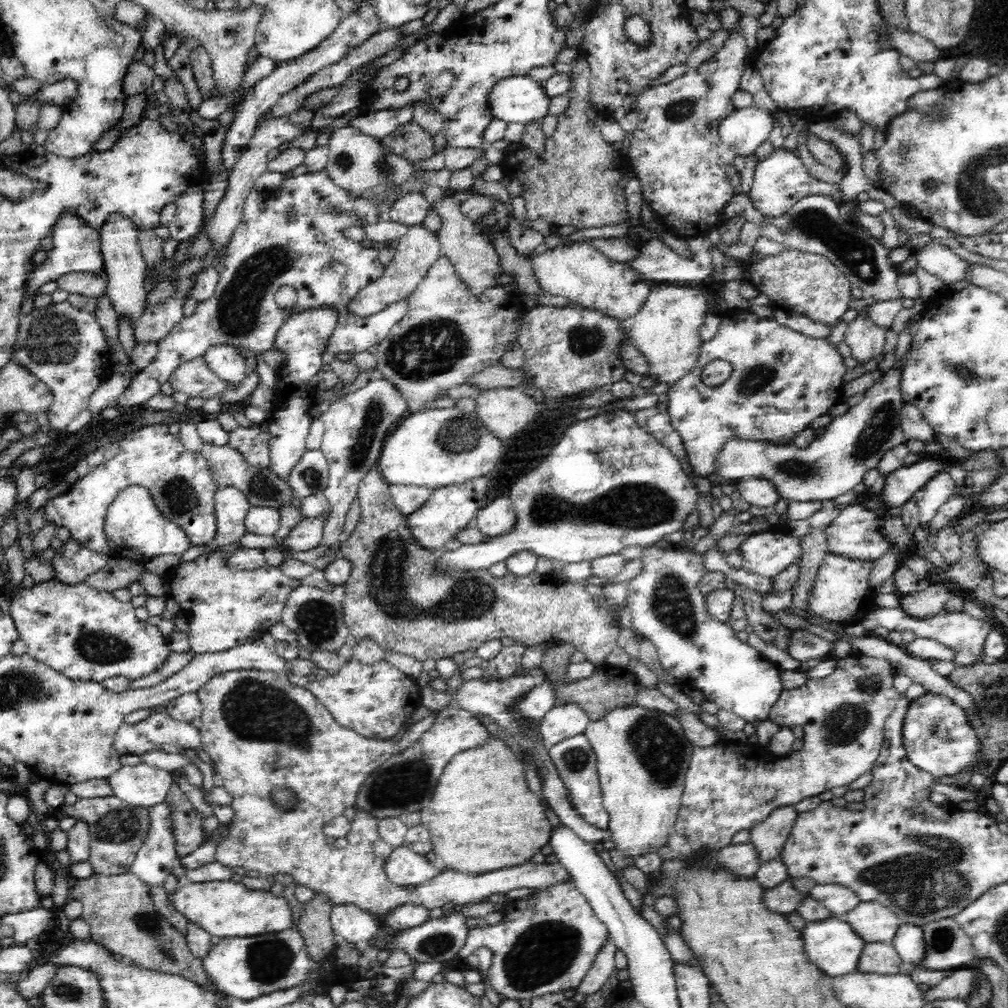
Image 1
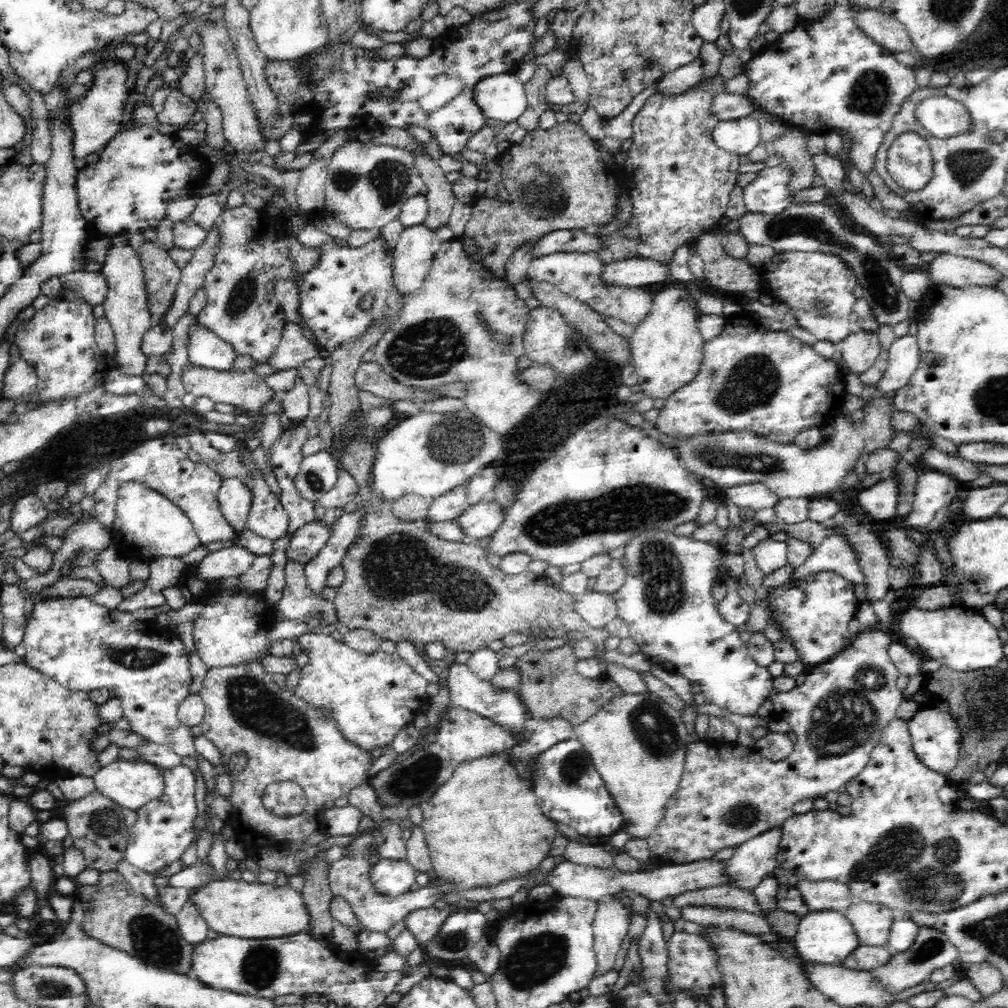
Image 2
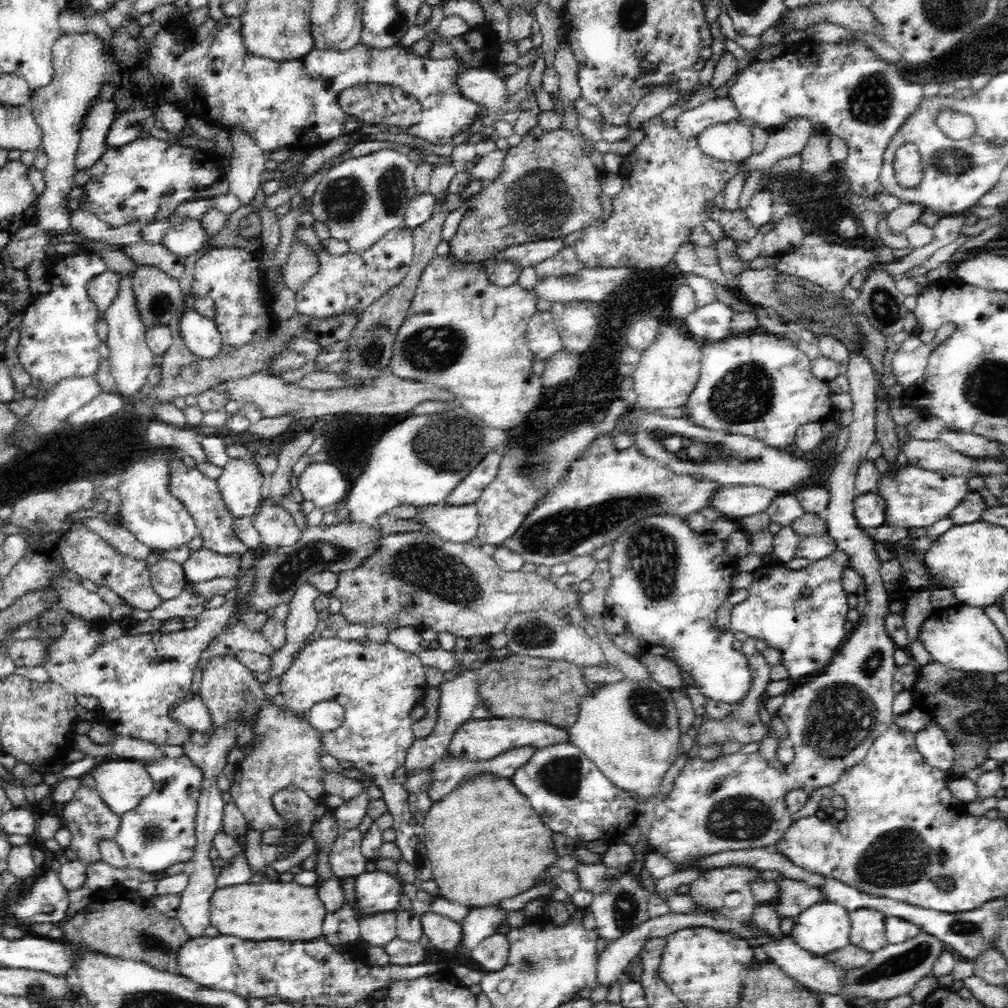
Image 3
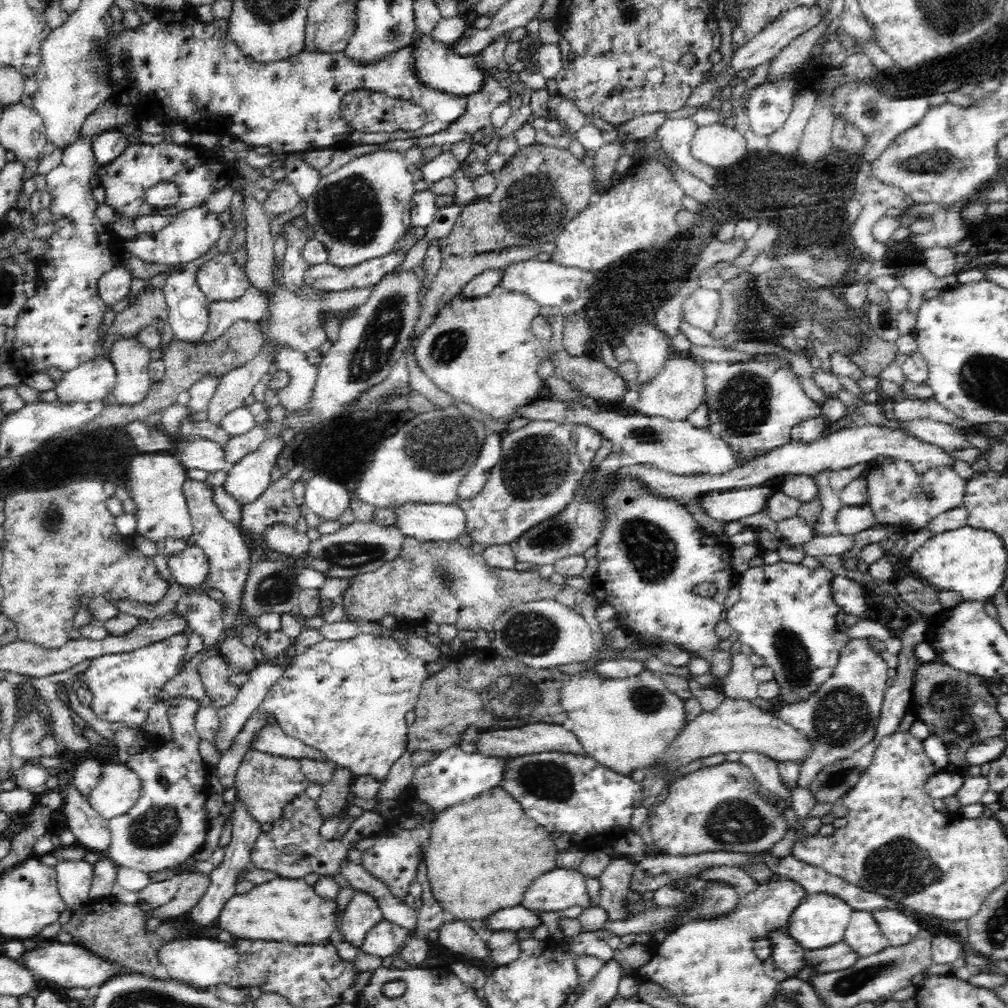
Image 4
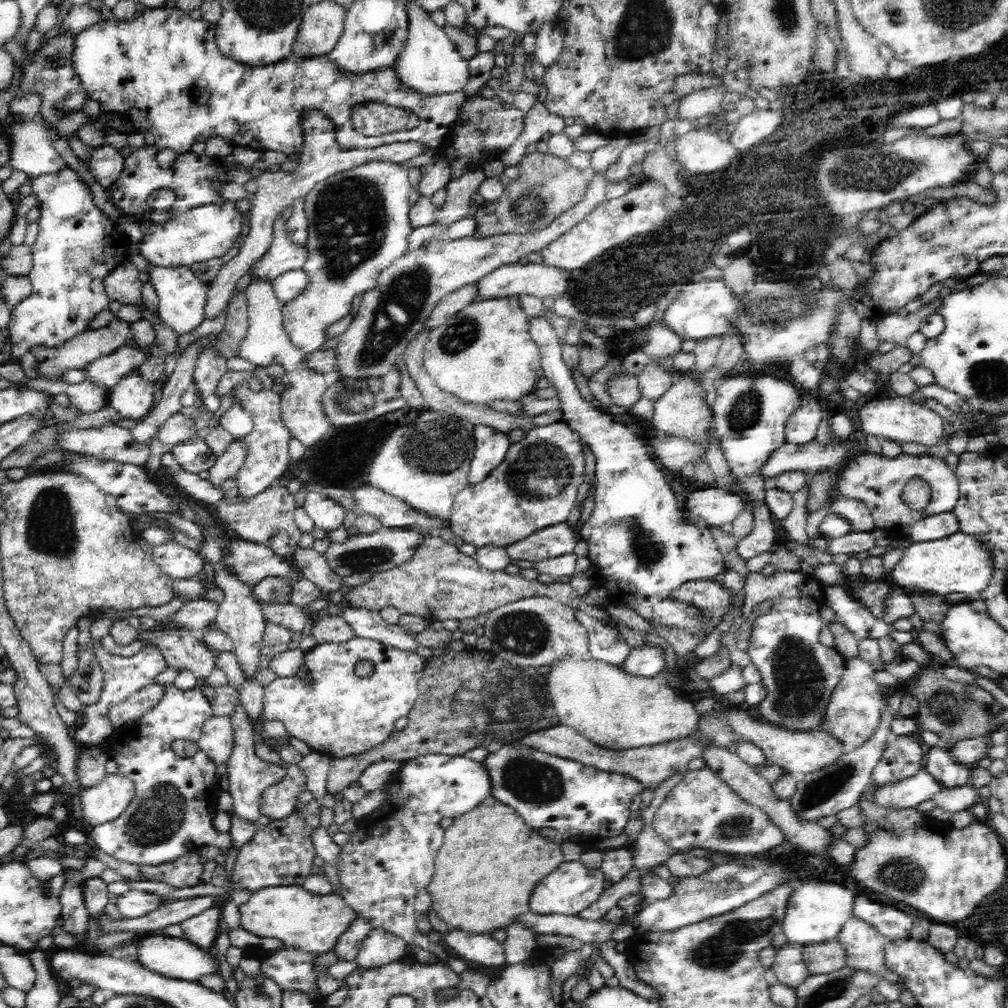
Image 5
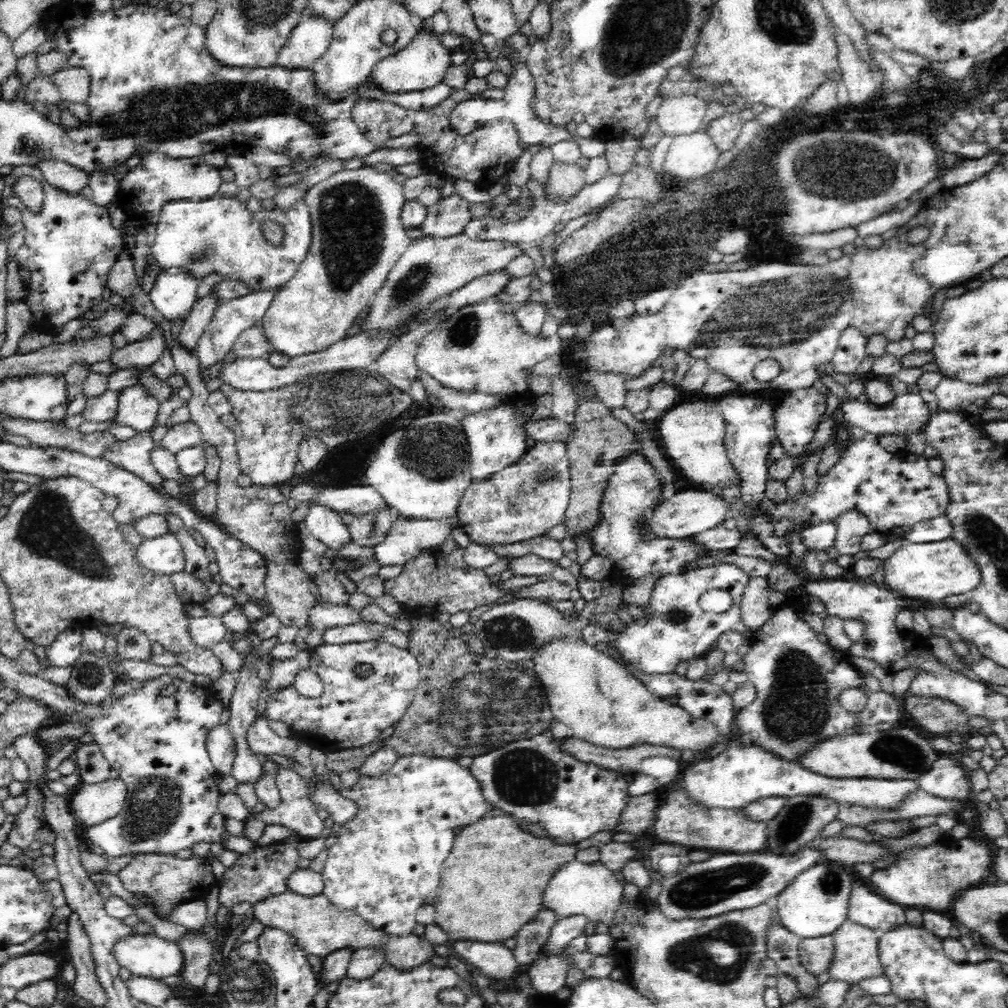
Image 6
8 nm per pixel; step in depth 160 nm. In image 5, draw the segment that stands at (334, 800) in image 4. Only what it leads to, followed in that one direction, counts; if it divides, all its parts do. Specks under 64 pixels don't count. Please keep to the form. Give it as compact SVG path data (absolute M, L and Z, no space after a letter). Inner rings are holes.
M444 644L430 649L432 655L426 659L419 696L408 714L408 726L362 754L332 759L326 793L333 796L342 793L359 780L370 763L378 760L395 760L402 764L425 754L462 756L478 746L491 753L503 744L512 744L532 733L561 725L549 697L546 676L534 682L522 674L522 667L500 659L491 651L473 648L450 654L447 647L448 644Z

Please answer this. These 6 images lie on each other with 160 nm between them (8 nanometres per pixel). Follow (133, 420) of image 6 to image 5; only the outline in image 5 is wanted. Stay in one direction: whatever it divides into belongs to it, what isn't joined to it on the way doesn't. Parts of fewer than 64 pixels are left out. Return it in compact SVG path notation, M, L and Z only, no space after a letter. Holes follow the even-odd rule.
M132 369L108 393L108 404L120 413L120 417L130 420L142 418L153 404L154 383L145 381L138 371Z

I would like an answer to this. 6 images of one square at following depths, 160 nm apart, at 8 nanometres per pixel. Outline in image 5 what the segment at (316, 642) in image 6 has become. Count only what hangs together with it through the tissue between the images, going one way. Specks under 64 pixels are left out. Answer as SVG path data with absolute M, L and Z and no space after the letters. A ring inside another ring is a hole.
M341 606L338 617L344 619L356 633L356 637L378 640L397 650L417 652L418 640L411 632L397 624L389 624L380 617L379 611Z

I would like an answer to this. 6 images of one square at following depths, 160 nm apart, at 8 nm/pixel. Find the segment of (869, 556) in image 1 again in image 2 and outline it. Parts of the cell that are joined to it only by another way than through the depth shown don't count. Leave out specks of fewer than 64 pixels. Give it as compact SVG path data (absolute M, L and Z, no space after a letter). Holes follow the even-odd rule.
M830 529L829 535L813 553L792 571L789 582L802 582L804 578L823 570L832 570L846 580L856 584L864 583L864 575L858 563L856 549L844 539L842 533Z

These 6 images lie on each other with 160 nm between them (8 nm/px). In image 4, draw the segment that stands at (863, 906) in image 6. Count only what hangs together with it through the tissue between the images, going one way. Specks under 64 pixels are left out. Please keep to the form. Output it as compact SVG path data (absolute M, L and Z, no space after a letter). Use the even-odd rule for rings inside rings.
M891 907L877 908L870 913L892 946L909 944L922 928L916 918Z

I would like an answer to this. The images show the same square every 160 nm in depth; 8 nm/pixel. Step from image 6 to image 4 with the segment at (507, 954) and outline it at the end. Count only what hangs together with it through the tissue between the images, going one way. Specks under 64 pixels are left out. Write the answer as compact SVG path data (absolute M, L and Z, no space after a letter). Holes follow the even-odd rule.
M447 919L437 928L440 936L439 943L458 954L465 954L470 958L487 959L490 957L490 947L487 940L464 921Z

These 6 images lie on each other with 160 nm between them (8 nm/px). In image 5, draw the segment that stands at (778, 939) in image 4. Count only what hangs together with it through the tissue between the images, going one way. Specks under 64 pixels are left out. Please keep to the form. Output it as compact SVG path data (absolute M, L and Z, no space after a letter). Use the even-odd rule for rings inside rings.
M783 944L777 950L771 966L777 981L795 989L811 975L804 964L804 957L801 956L802 948L803 945Z

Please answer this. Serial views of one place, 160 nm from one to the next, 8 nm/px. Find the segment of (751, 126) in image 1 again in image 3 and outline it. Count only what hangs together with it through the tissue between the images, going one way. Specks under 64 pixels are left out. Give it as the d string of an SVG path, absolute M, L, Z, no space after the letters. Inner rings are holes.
M739 121L713 124L697 136L697 144L705 156L713 160L741 163L752 153L752 131Z

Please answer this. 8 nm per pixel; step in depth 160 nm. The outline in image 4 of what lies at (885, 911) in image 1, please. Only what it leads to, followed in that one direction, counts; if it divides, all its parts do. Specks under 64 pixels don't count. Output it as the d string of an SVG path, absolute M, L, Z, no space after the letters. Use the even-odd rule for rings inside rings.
M865 910L854 911L851 914L844 942L852 947L858 958L871 957L890 946L872 913Z

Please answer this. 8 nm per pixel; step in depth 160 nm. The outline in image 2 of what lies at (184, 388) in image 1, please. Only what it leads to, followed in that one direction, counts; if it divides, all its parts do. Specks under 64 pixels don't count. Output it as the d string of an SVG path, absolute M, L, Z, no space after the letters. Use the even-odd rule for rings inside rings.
M187 363L187 367L182 371L181 381L184 385L185 392L194 394L196 398L200 396L207 396L211 398L215 403L224 402L224 404L232 404L243 412L265 412L263 408L264 404L272 398L272 396L281 395L266 385L264 382L264 376L256 374L253 370L248 372L242 371L218 371L214 369L208 369L204 367L196 366L194 363Z

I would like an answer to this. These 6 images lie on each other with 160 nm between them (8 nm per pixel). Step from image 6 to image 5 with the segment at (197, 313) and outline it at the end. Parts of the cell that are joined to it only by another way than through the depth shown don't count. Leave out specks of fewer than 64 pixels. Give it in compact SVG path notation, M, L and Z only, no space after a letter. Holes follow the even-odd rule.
M304 110L302 127L304 127L304 146L296 157L296 170L294 172L268 172L265 170L256 179L258 189L250 197L252 201L250 232L244 238L244 246L240 249L240 252L230 262L223 264L214 280L209 282L205 307L206 319L213 320L223 314L238 279L244 276L270 249L273 241L272 225L275 219L282 215L286 207L292 205L296 200L300 200L300 198L305 198L319 181L370 161L381 160L404 163L427 150L426 146L418 142L401 142L376 148L344 150L338 144L335 133L332 131L331 120L319 110Z

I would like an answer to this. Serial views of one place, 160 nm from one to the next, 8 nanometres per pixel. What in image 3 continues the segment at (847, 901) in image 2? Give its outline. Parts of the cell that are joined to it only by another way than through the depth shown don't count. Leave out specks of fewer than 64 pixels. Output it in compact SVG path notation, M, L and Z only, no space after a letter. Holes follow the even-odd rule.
M782 879L778 883L780 896L776 902L766 902L780 918L792 918L816 902L826 901L820 889L796 879Z

